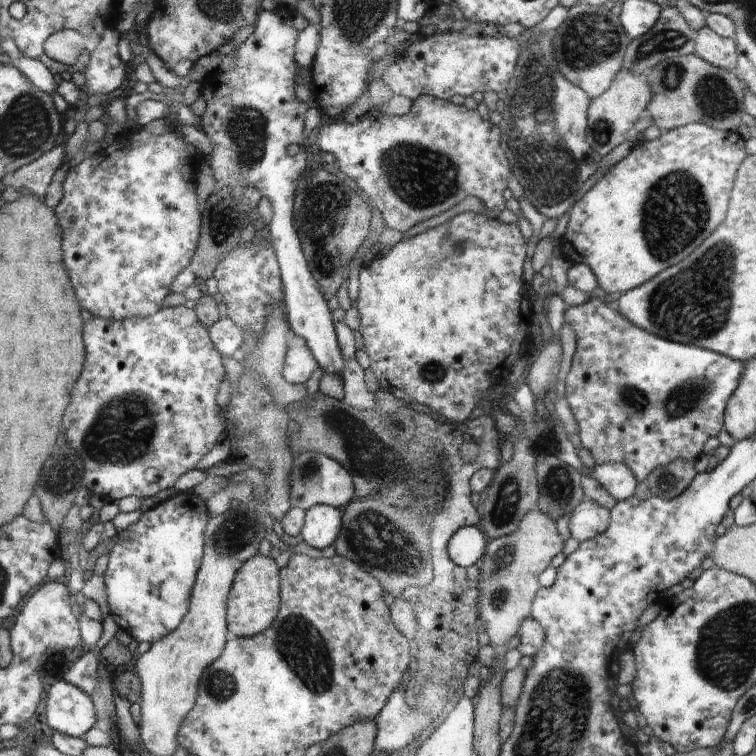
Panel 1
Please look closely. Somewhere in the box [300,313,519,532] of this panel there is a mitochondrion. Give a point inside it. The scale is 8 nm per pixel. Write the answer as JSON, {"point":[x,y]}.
{"point":[423,487]}

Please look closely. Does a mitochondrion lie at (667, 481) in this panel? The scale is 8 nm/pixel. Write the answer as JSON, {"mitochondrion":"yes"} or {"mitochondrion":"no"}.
{"mitochondrion":"yes"}

